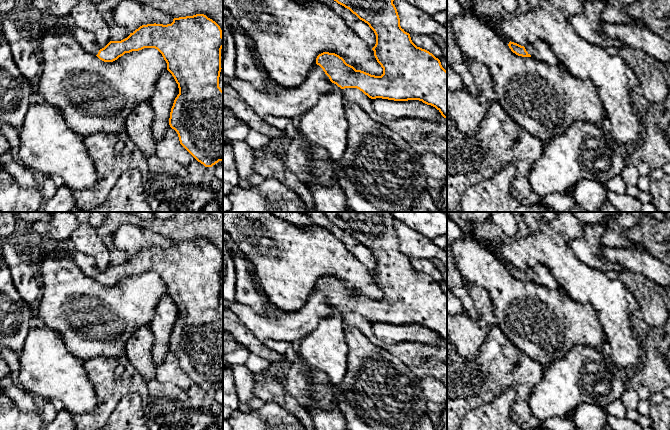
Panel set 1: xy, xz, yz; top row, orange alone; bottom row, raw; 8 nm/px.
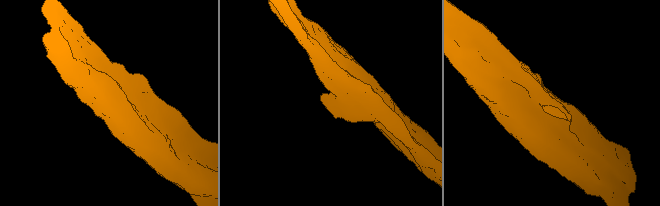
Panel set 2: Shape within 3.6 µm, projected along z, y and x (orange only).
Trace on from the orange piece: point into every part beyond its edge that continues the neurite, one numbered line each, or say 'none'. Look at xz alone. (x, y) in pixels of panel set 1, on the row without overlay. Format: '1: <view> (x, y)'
1: xz (281, 325)

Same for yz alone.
1: yz (540, 274)

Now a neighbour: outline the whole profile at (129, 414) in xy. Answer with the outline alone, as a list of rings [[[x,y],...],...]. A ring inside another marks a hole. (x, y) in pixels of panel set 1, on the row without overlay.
[[[129,393],[117,403],[108,422],[98,430],[150,430],[146,422],[144,400],[137,393]]]

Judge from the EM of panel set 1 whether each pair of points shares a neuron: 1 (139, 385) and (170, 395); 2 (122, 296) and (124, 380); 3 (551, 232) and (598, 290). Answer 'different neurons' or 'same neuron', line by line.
1: different neurons
2: different neurons
3: same neuron

